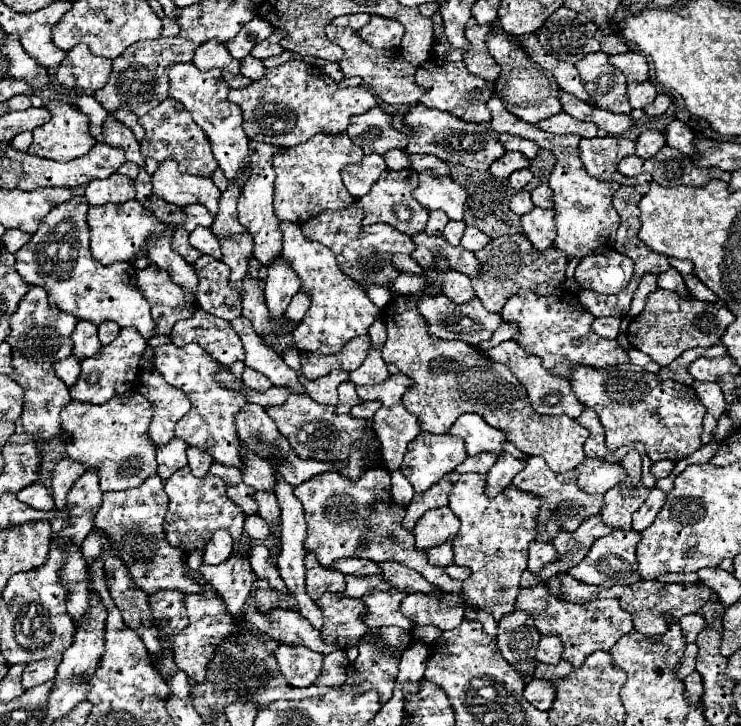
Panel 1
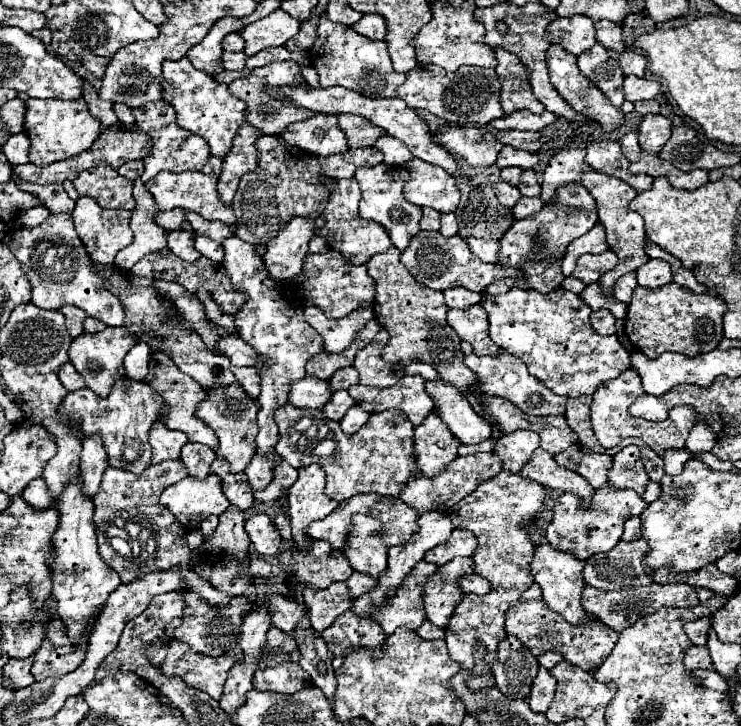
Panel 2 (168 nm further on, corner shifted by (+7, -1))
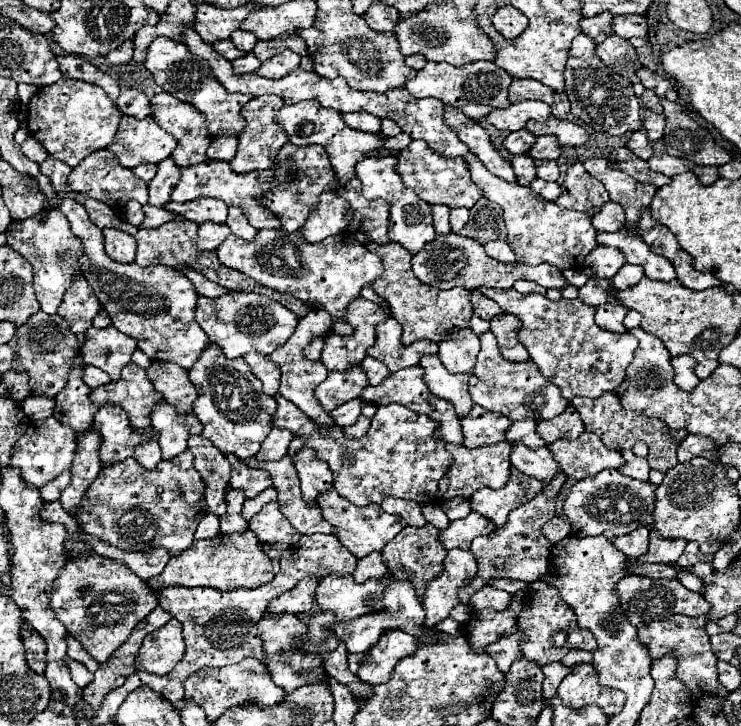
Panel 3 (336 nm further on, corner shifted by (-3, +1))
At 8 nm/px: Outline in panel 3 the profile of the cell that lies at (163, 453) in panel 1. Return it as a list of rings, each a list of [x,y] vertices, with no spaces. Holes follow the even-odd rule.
[[[160,401],[152,409],[152,427],[160,431],[160,449],[162,459],[172,459],[178,453],[186,451],[186,441],[192,435],[200,434],[203,430],[202,423],[192,415],[176,415],[174,407],[168,407],[168,403]]]

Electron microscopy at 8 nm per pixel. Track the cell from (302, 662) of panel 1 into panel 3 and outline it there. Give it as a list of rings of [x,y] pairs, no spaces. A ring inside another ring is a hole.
[[[264,613],[264,617],[258,623],[258,631],[260,637],[264,641],[264,651],[266,651],[266,667],[270,669],[270,675],[274,679],[274,683],[278,687],[282,687],[284,691],[292,693],[294,689],[308,685],[308,683],[318,683],[324,679],[324,665],[320,657],[314,655],[304,655],[300,649],[296,649],[294,643],[294,635],[304,633],[306,631],[306,623],[292,613],[282,613],[282,615],[274,615],[274,613]]]

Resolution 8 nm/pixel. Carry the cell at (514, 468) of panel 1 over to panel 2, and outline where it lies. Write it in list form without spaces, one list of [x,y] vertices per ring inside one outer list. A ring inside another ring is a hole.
[[[514,431],[496,441],[494,453],[502,461],[502,469],[510,473],[520,473],[522,465],[526,465],[540,445],[540,437],[534,431]]]

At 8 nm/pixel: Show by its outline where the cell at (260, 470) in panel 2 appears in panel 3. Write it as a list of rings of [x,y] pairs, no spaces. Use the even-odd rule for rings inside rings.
[[[272,427],[270,435],[262,441],[260,451],[256,453],[258,461],[278,461],[288,453],[288,445],[294,439],[292,431],[284,431],[278,427]]]

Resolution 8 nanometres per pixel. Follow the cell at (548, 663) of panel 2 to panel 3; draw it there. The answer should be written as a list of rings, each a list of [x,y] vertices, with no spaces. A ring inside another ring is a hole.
[[[570,649],[564,655],[562,663],[568,665],[568,667],[574,667],[576,663],[592,663],[592,653],[590,651],[580,651],[580,649]]]

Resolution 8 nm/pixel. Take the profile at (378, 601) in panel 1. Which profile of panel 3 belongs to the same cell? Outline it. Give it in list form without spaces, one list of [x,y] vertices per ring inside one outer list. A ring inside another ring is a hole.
[[[450,549],[444,559],[444,571],[436,577],[424,595],[422,607],[426,611],[426,627],[434,627],[442,619],[446,619],[460,603],[458,591],[468,583],[468,579],[476,577],[478,563],[468,549]]]

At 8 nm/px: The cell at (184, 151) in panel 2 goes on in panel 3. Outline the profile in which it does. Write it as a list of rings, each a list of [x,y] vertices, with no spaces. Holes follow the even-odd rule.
[[[166,91],[154,95],[152,99],[152,117],[178,139],[178,147],[172,157],[180,167],[198,165],[208,159],[206,149],[210,143],[210,135],[204,123],[204,115],[196,111],[190,103],[180,103]]]

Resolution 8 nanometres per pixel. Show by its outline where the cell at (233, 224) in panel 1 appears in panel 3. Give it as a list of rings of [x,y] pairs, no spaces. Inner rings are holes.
[[[262,95],[262,97],[254,97],[252,101],[248,101],[244,105],[244,119],[246,119],[246,131],[238,135],[240,145],[238,145],[238,153],[236,157],[230,161],[234,171],[258,171],[258,169],[270,169],[274,165],[274,157],[278,155],[278,151],[284,147],[284,143],[288,141],[288,135],[274,123],[276,113],[284,107],[282,99],[276,95]]]

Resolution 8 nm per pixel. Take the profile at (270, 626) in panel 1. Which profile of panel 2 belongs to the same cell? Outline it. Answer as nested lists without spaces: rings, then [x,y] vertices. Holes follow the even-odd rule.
[[[162,461],[158,465],[150,465],[142,475],[134,475],[130,471],[108,467],[104,471],[100,491],[94,497],[94,525],[98,533],[98,551],[102,559],[118,571],[122,583],[136,581],[146,573],[178,569],[182,573],[182,581],[186,581],[186,589],[198,593],[206,603],[218,607],[228,605],[232,595],[212,589],[212,585],[198,577],[190,567],[190,549],[186,545],[186,533],[182,525],[176,521],[166,507],[158,503],[160,493],[166,485],[176,483],[188,475],[182,461]]]

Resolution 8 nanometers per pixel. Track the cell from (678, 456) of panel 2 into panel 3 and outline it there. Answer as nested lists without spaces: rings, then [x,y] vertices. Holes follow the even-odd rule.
[[[688,435],[678,445],[678,461],[686,463],[694,457],[706,457],[714,461],[720,457],[720,447],[712,443],[712,439],[704,439],[704,435]]]

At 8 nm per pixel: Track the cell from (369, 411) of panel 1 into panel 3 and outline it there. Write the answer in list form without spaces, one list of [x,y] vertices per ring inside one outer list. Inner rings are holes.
[[[360,415],[360,419],[358,419],[354,425],[344,427],[344,435],[346,435],[348,439],[360,439],[360,437],[364,437],[364,433],[366,433],[368,429],[370,429],[370,419],[364,417],[364,415]]]

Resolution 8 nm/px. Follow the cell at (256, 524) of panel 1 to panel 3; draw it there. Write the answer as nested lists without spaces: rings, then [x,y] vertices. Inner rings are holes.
[[[276,501],[264,505],[262,511],[250,519],[248,527],[262,543],[270,545],[294,545],[300,539],[300,533],[284,519]]]

